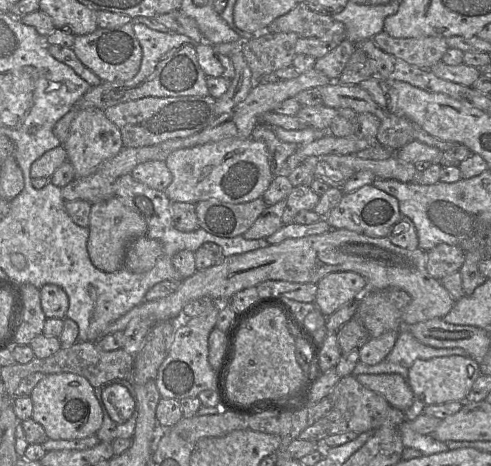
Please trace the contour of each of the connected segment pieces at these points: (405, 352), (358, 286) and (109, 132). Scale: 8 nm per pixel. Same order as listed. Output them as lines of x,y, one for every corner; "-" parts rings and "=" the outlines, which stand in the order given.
403,327
395,345
387,355
385,361
410,368
416,360
429,360
447,356
468,357
469,354
462,348
434,348
418,341
408,328
=
330,273
317,283
315,303
328,317
341,306
358,299
368,288
367,280
358,273
=
95,107
77,112
71,122
69,136
63,146
77,177
93,174
103,162
113,158
124,148
119,128
106,117
102,109

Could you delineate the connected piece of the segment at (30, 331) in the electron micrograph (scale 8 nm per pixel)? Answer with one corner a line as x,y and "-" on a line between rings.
24,284
24,312
23,321
17,332
15,342
17,345
29,345
31,340
42,334
45,316
41,306
40,289
32,284

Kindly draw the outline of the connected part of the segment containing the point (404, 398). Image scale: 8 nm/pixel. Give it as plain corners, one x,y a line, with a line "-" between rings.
360,374
355,377
363,386
382,395
393,408
404,413
415,404
411,387
399,374

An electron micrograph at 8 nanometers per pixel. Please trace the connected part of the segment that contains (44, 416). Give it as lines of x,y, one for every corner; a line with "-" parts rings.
73,373
45,375
33,388
31,419
45,430
48,439
72,440
95,435
101,427
103,412
89,381

